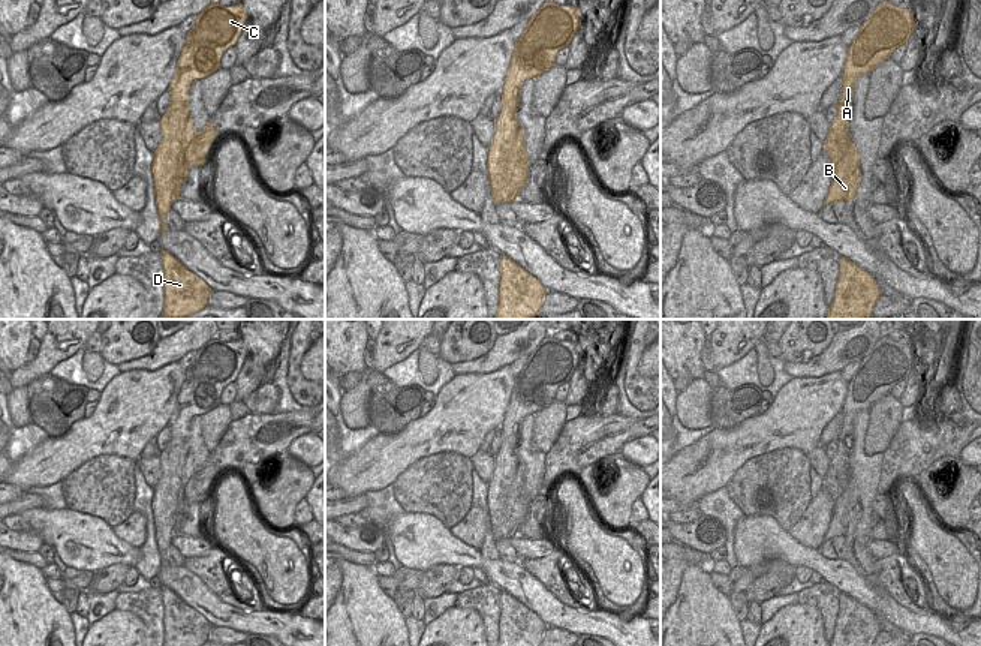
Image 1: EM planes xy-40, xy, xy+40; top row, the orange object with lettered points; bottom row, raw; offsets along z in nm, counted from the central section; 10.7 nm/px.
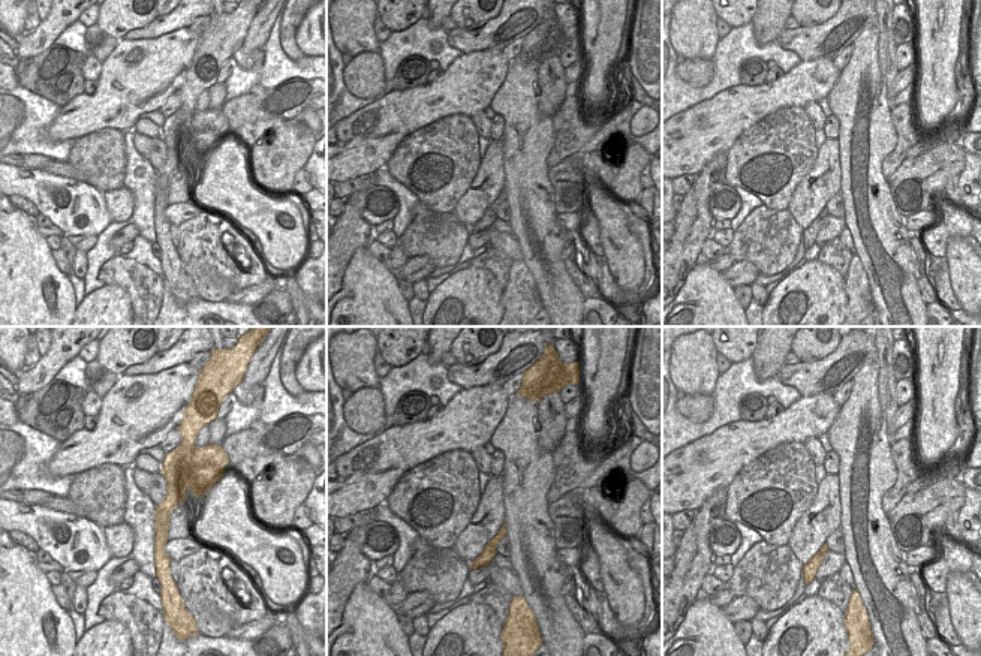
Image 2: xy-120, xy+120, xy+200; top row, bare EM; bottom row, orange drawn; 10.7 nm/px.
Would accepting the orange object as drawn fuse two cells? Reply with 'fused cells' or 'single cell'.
fused cells

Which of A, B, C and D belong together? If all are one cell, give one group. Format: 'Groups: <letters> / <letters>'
Groups: A C D / B

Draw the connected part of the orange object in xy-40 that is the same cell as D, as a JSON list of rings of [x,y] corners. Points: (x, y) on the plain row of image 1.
[[[160,585],[163,603],[163,646],[202,646],[213,628],[169,588]]]

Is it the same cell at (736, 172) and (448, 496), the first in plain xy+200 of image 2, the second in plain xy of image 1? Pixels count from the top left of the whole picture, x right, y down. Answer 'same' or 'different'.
same

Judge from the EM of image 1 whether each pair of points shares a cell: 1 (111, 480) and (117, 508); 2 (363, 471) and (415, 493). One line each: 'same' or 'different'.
1: same
2: different

